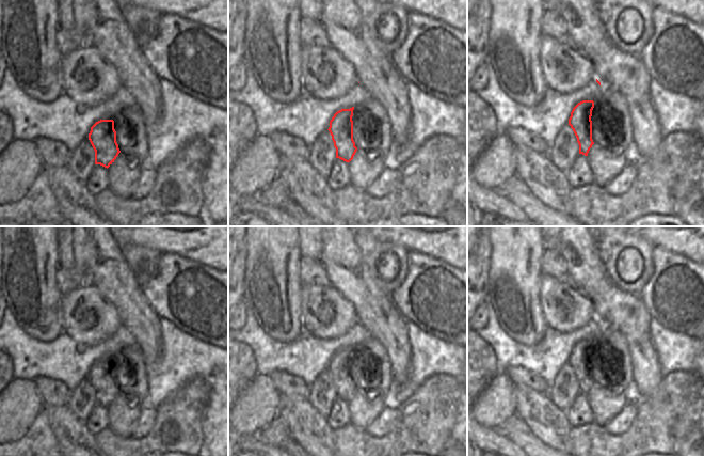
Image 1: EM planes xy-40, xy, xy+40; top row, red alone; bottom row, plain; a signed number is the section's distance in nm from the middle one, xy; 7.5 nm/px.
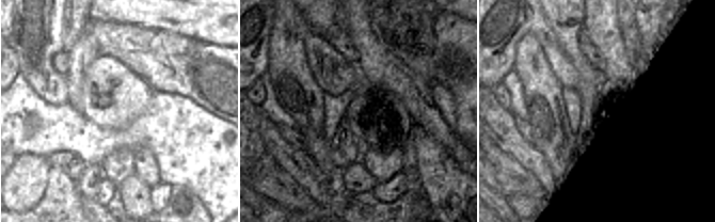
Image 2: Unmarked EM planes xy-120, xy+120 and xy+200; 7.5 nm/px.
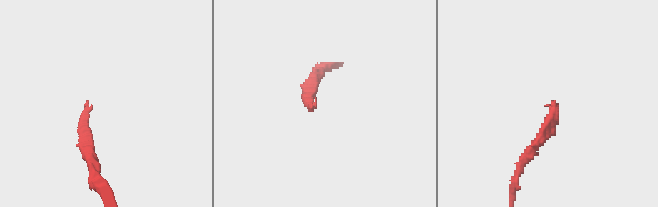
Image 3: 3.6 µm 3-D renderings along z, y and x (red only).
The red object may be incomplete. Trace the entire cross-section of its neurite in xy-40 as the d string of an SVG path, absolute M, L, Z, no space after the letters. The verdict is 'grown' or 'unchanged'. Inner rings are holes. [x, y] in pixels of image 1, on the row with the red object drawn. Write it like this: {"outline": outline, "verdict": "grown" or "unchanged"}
{"outline": "M113 120L96 122L89 133L89 140L95 151L95 164L109 168L121 153L116 142Z", "verdict": "unchanged"}

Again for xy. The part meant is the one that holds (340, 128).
{"outline": "M354 107L337 111L327 129L336 148L336 158L346 162L350 162L357 151L353 140L353 110Z", "verdict": "unchanged"}

